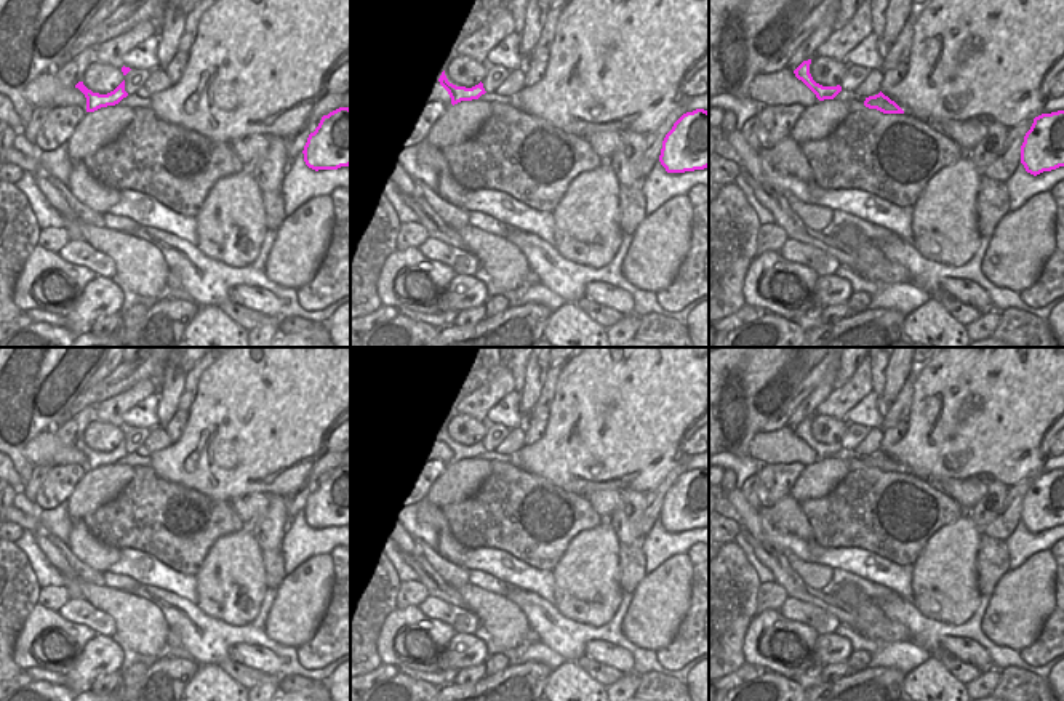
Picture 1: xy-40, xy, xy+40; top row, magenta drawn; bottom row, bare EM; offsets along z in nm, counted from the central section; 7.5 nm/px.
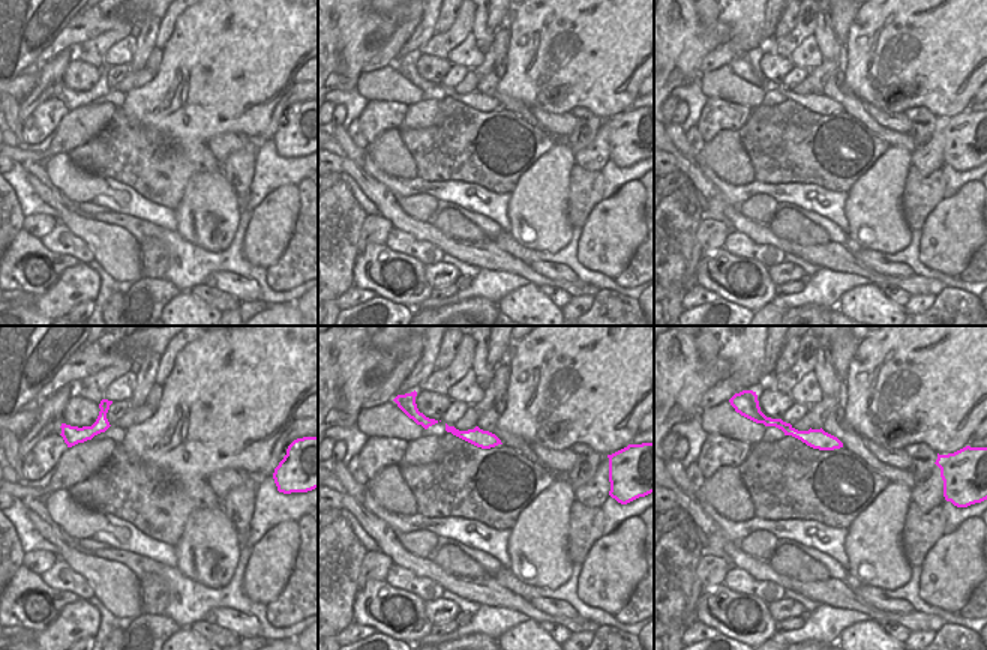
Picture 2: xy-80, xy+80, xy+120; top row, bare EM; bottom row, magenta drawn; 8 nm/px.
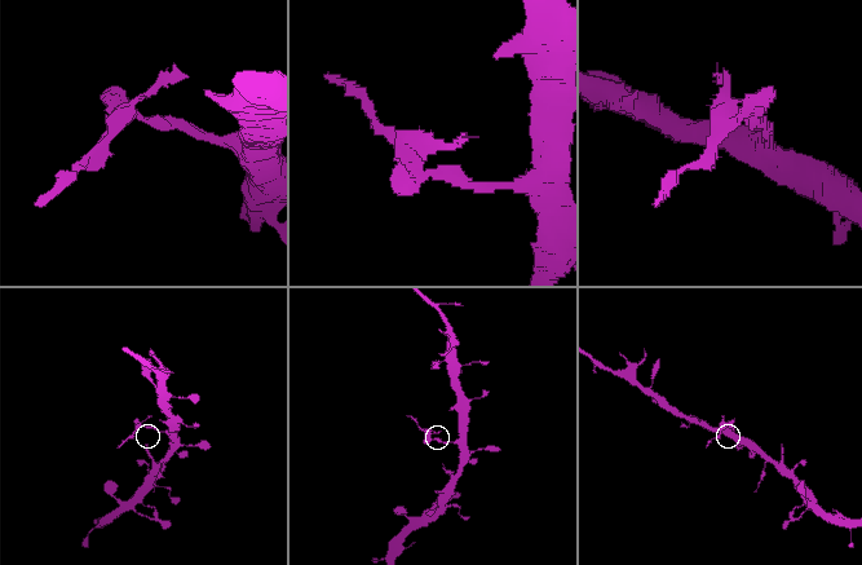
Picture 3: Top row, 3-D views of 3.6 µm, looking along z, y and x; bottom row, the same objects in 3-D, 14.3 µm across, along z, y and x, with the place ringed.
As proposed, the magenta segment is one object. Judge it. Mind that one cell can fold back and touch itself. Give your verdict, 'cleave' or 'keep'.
cleave

